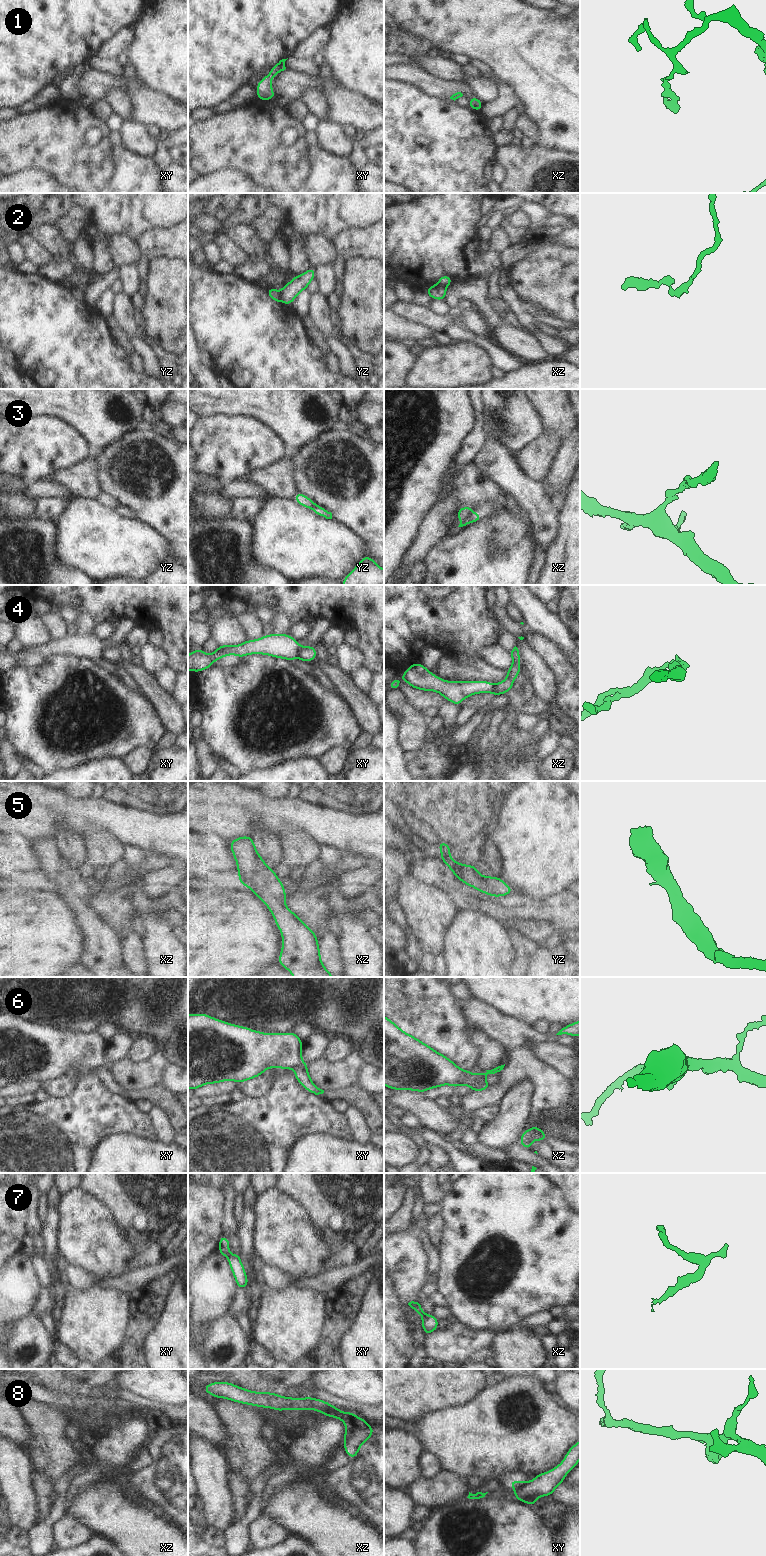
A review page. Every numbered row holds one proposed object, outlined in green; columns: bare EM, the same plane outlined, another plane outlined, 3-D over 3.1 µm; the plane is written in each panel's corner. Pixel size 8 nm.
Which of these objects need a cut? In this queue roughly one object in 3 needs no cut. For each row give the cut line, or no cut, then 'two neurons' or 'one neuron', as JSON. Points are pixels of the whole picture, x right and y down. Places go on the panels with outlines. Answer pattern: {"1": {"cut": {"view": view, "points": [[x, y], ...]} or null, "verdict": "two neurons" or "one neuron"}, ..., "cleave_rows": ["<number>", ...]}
{"1": {"cut": null, "verdict": "one neuron"}, "2": {"cut": {"view": "yz", "points": [[279, 292], [281, 300]]}, "verdict": "two neurons"}, "3": {"cut": {"view": "xz", "points": [[470, 512], [460, 520]]}, "verdict": "two neurons"}, "4": {"cut": {"view": "xy", "points": [[301, 647], [297, 657]]}, "verdict": "two neurons"}, "5": {"cut": null, "verdict": "one neuron"}, "6": {"cut": {"view": "xy", "points": [[296, 1068], [306, 1070]]}, "verdict": "two neurons"}, "7": {"cut": {"view": "xz", "points": [[426, 1315], [423, 1320]]}, "verdict": "two neurons"}, "8": {"cut": {"view": "xy", "points": [[536, 1495], [525, 1501]]}, "verdict": "two neurons"}, "cleave_rows": ["2", "3", "4", "6", "7", "8"]}

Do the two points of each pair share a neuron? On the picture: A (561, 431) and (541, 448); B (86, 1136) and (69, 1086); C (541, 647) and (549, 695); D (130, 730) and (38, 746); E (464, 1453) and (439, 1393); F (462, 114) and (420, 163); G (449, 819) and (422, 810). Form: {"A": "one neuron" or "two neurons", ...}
{"A": "two neurons", "B": "two neurons", "C": "two neurons", "D": "one neuron", "E": "two neurons", "F": "one neuron", "G": "one neuron"}

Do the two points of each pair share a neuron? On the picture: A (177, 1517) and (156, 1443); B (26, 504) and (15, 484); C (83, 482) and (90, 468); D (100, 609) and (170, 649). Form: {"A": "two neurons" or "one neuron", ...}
{"A": "one neuron", "B": "one neuron", "C": "one neuron", "D": "one neuron"}

